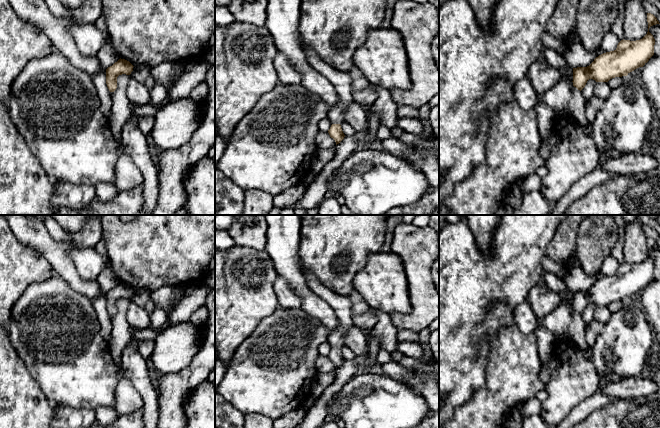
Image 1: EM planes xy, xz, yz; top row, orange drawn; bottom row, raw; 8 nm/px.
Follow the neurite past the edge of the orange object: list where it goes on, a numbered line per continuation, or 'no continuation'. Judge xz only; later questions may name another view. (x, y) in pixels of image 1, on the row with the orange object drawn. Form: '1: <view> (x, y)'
1: xz (341, 81)

